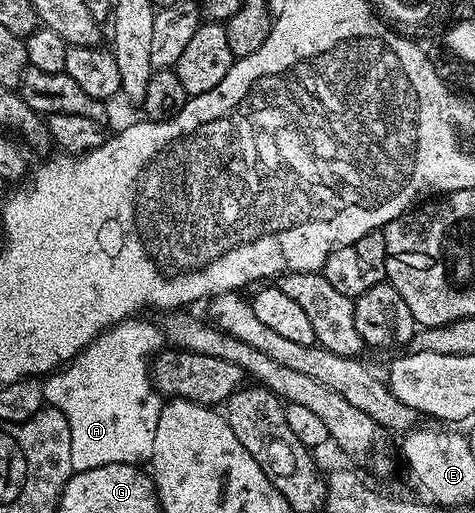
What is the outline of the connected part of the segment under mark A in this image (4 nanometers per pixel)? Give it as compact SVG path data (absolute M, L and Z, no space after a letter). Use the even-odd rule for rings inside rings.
M147 317L122 319L108 331L102 331L91 344L71 362L48 374L42 380L43 401L56 407L69 423L69 457L72 472L97 469L101 465L134 463L143 465L153 453L153 437L157 434L157 421L161 417L165 399L155 390L151 369L156 355L164 350L165 331Z

